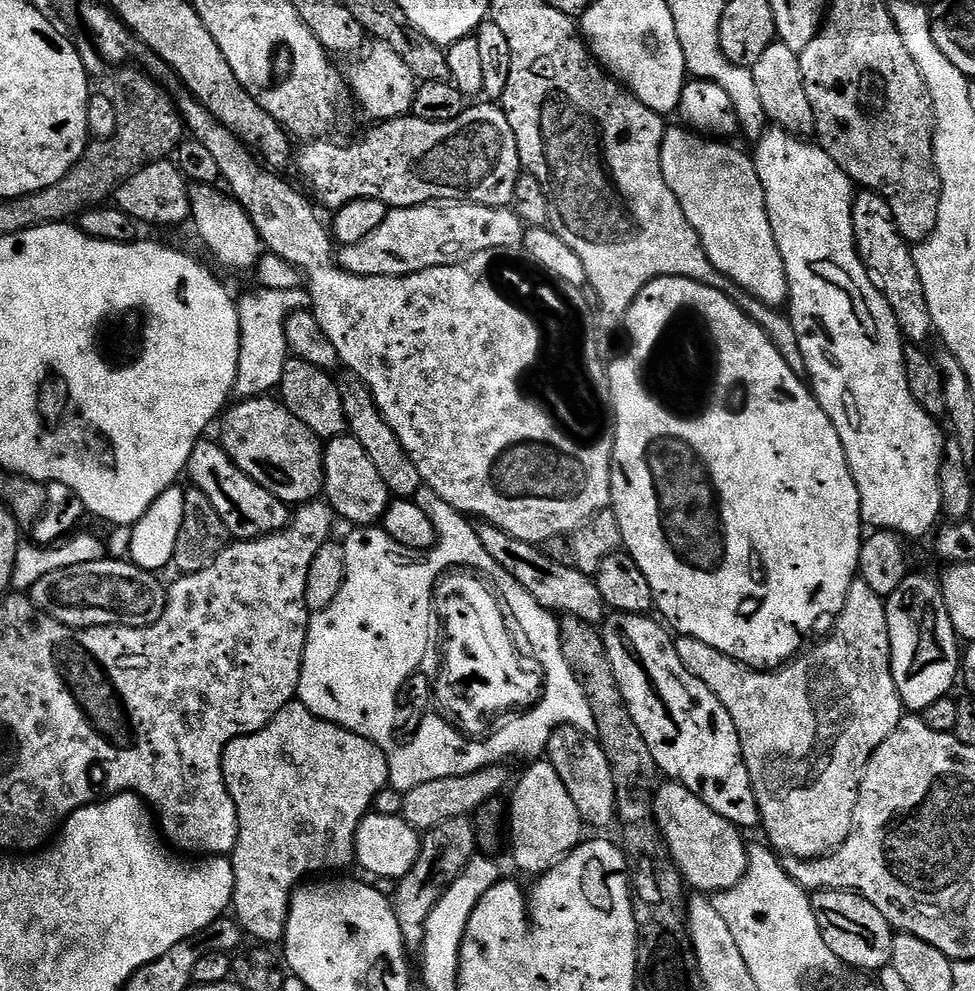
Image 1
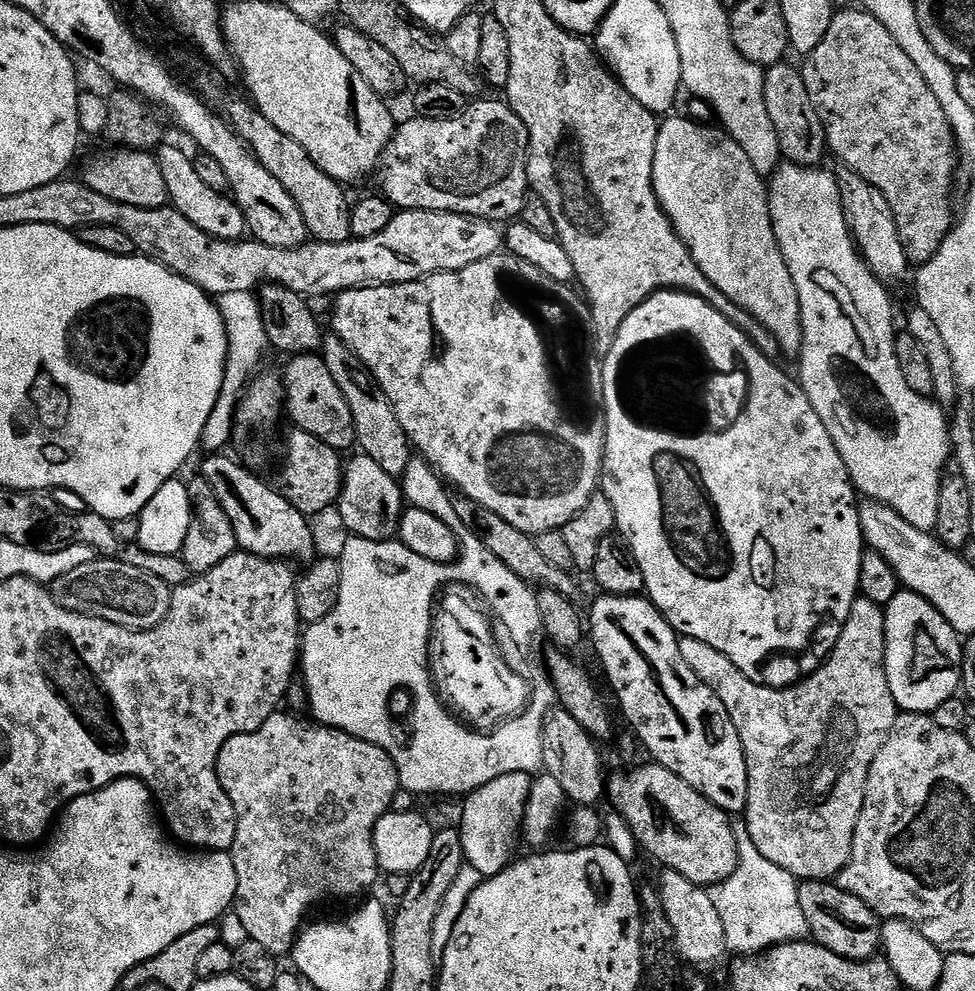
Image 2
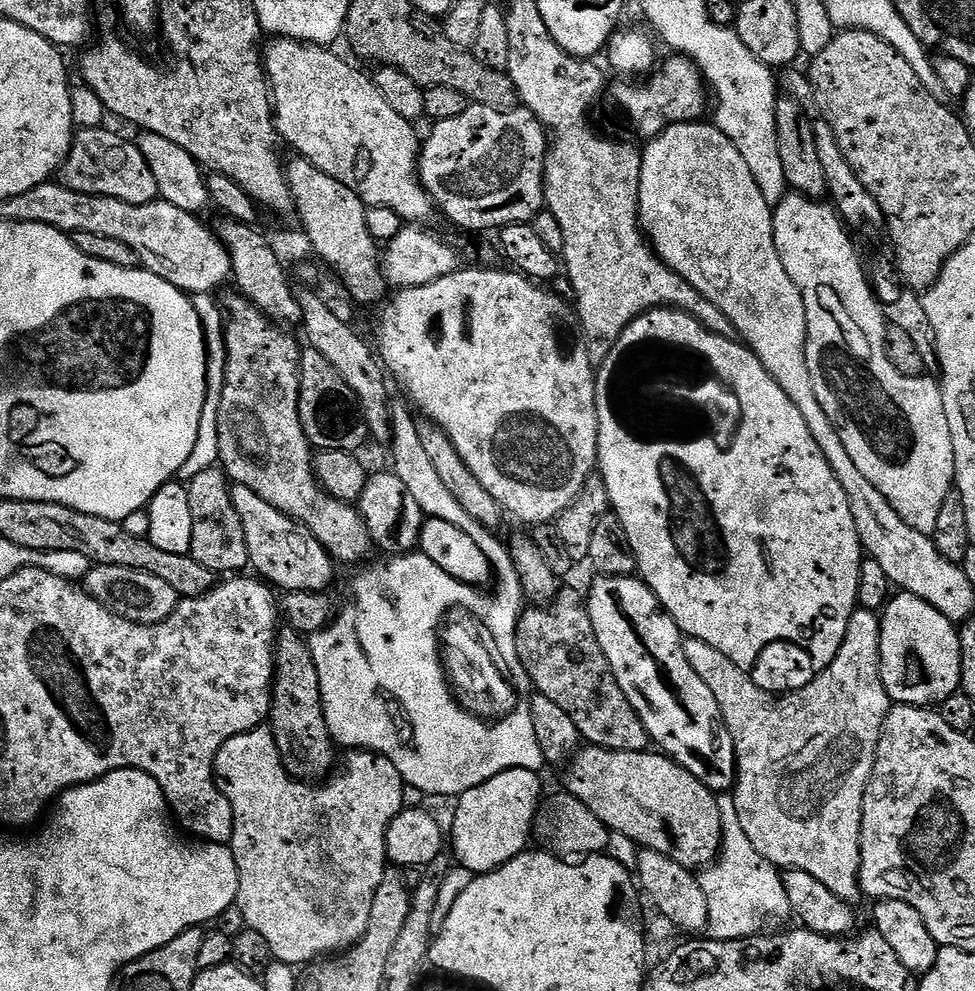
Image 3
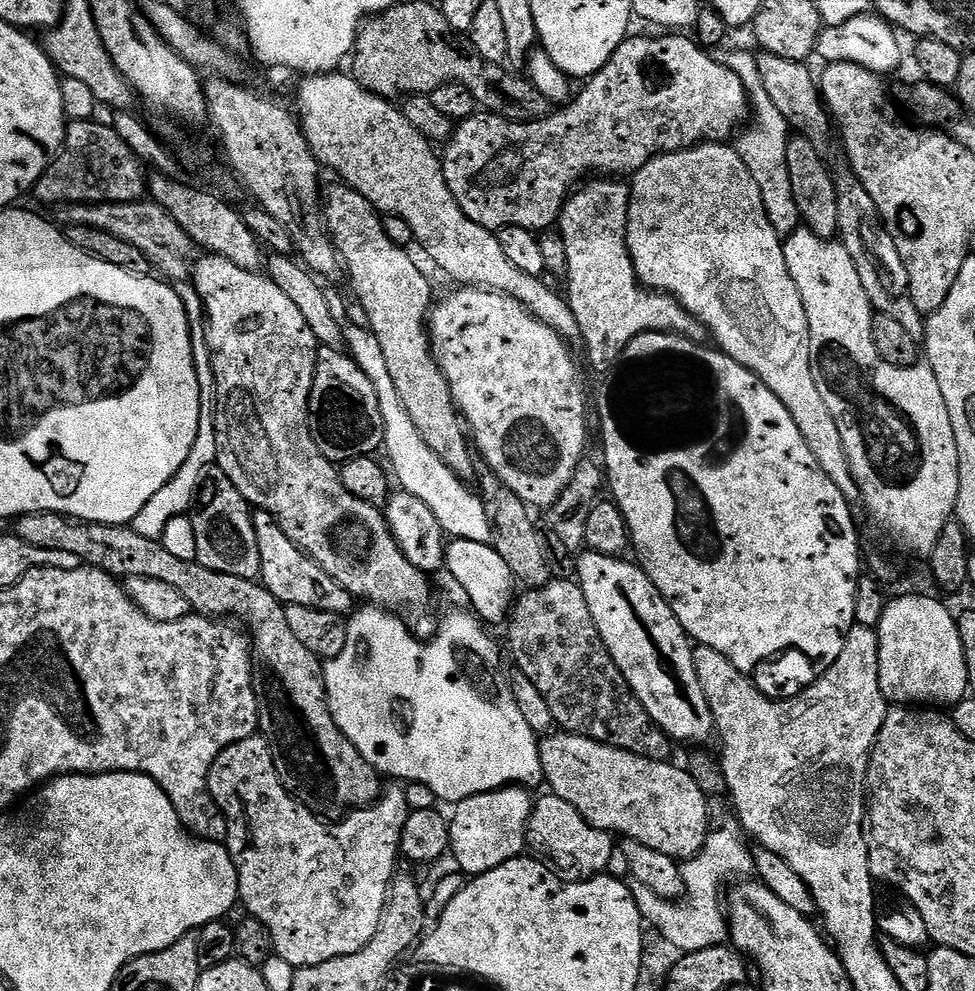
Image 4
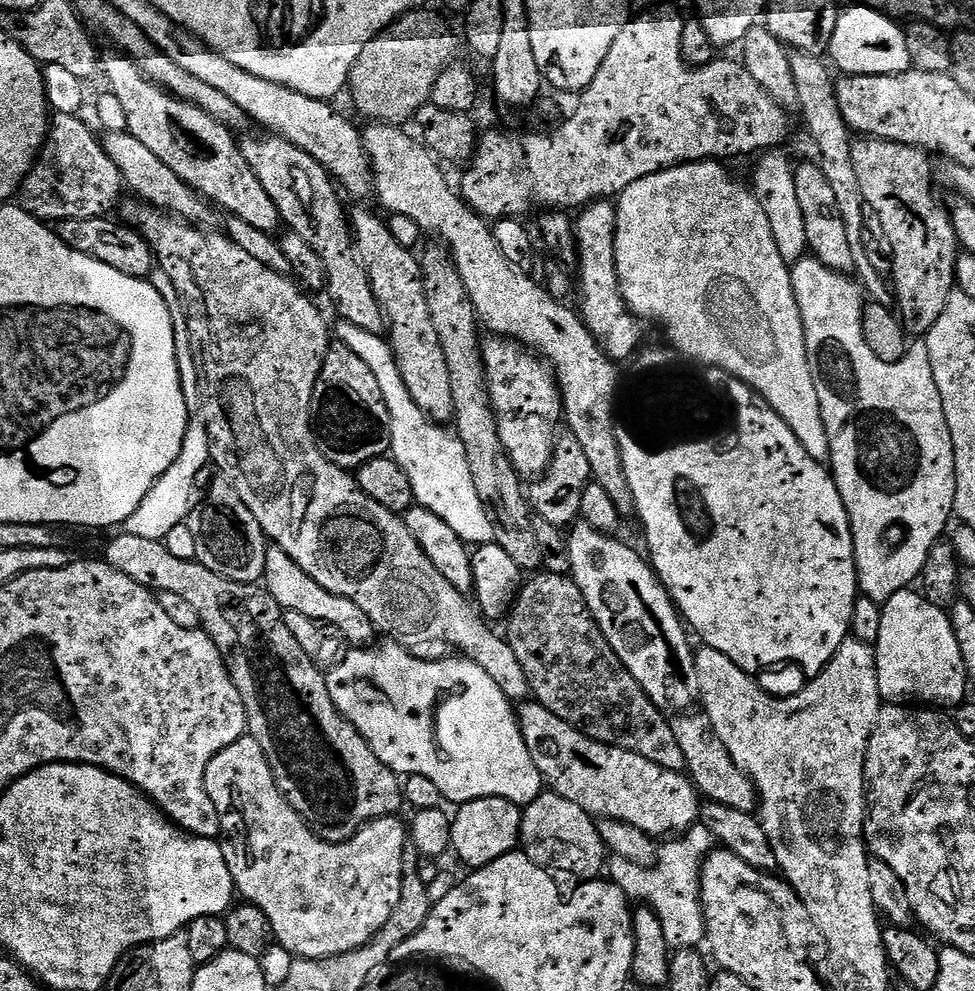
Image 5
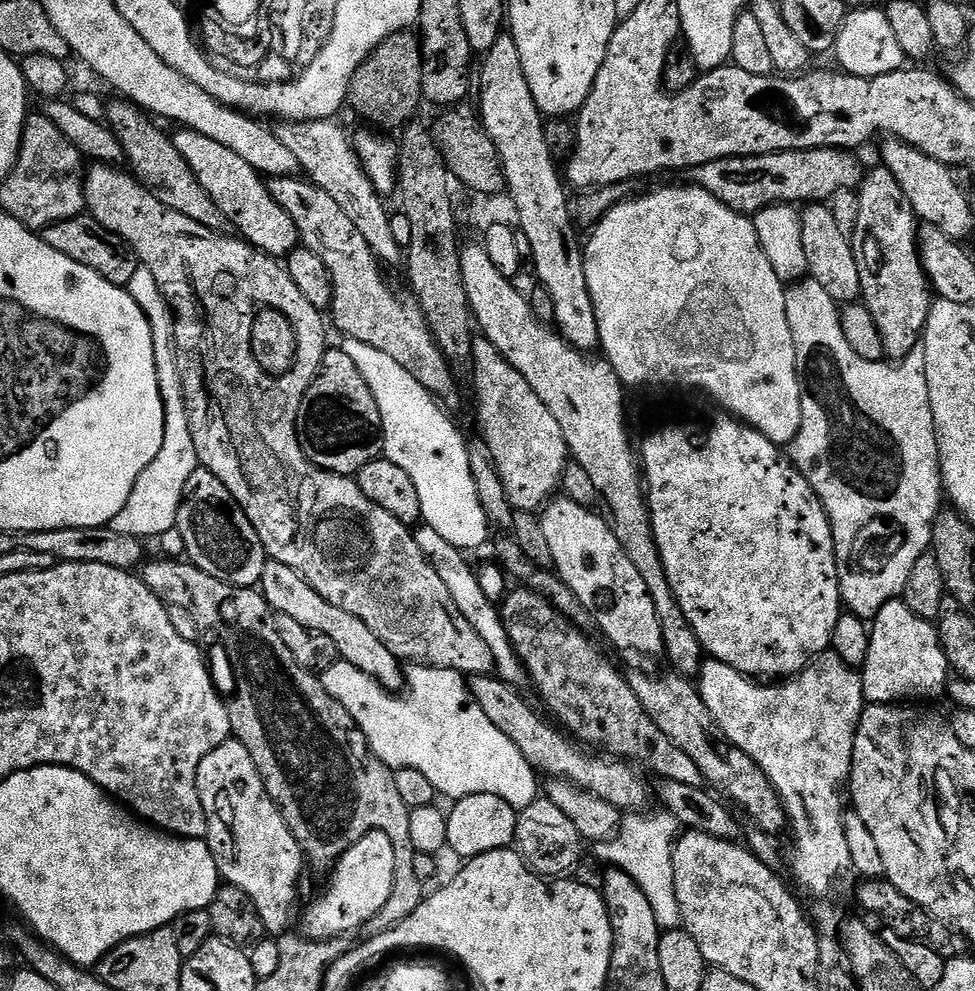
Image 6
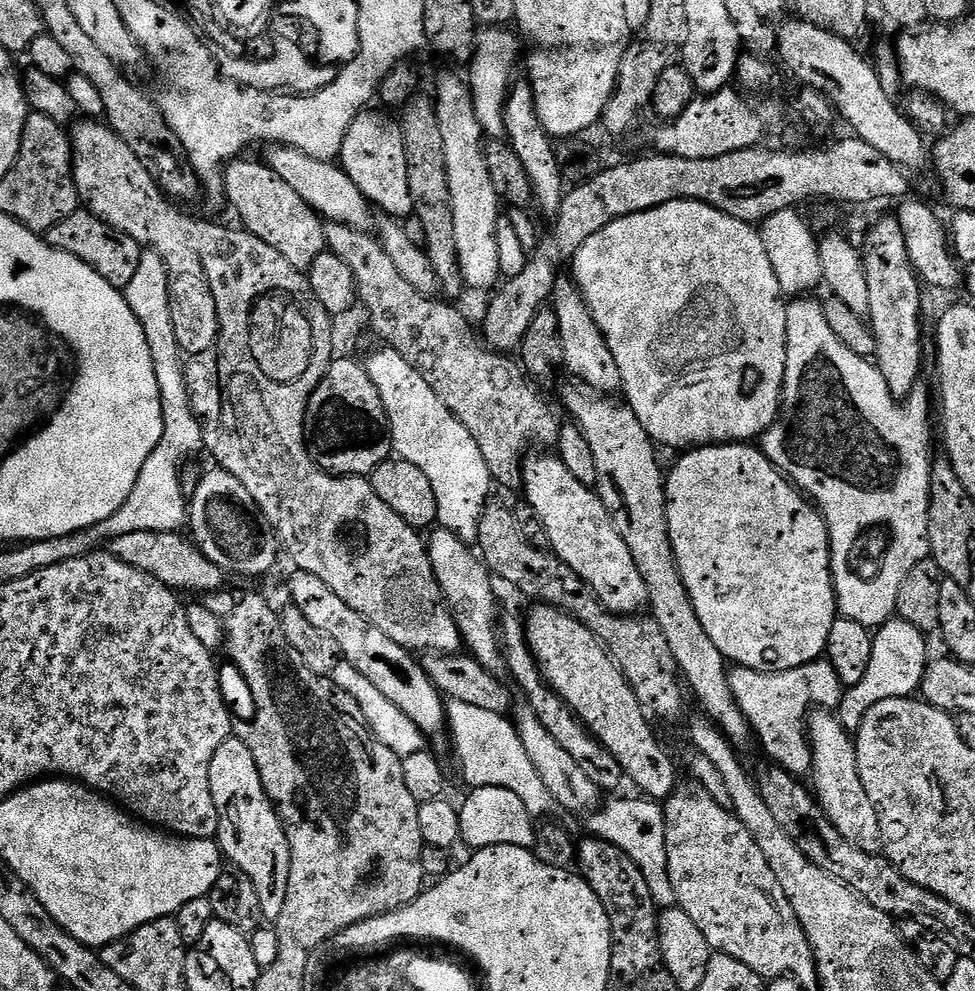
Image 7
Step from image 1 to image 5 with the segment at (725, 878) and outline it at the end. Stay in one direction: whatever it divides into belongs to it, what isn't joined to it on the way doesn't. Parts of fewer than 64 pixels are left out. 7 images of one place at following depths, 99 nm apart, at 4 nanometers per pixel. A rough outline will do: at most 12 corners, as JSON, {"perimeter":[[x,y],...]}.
{"perimeter":[[537,702],[520,733],[545,785],[653,838],[699,821],[684,772],[595,741]]}

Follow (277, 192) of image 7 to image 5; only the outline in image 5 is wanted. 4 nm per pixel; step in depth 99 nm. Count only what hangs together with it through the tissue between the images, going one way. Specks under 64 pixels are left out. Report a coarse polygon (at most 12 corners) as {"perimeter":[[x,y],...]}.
{"perimeter":[[103,53],[127,131],[217,209],[279,233],[233,129]]}

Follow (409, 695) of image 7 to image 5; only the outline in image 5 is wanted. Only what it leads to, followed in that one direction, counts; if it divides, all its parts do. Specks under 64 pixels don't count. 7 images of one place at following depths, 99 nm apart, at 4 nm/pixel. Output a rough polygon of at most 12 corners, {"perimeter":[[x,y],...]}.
{"perimeter":[[269,547],[262,584],[284,612],[306,614],[368,646],[376,627],[350,598],[318,586]]}

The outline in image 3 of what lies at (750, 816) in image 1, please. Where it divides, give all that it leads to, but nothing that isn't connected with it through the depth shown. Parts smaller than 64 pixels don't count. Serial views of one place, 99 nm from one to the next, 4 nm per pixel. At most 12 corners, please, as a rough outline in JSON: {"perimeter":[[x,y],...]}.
{"perimeter":[[597,575],[598,645],[651,743],[717,794],[734,738],[676,619]]}

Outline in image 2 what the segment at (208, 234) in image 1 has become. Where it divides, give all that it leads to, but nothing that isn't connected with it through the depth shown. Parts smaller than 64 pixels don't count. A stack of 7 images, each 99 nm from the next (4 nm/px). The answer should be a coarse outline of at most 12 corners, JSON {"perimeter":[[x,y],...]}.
{"perimeter":[[161,143],[171,207],[212,237],[243,239],[235,199],[205,186],[193,157]]}

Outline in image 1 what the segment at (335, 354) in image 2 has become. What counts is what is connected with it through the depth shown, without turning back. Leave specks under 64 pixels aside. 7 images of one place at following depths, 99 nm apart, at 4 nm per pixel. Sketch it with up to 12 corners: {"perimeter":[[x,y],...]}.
{"perimeter":[[339,373],[348,432],[396,498],[422,487],[368,387]]}

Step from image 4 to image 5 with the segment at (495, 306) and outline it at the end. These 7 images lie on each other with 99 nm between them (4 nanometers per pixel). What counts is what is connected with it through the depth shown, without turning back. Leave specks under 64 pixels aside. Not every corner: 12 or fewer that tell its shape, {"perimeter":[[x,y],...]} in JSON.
{"perimeter":[[493,335],[484,370],[502,446],[539,478],[562,432],[555,371]]}

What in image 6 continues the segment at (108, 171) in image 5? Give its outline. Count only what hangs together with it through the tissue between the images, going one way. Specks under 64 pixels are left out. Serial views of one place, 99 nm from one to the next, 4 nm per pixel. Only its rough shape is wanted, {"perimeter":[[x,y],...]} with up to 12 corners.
{"perimeter":[[47,118],[2,208],[43,230],[85,211],[86,160]]}

